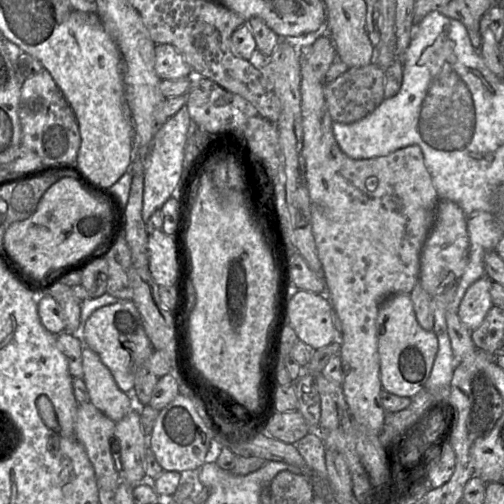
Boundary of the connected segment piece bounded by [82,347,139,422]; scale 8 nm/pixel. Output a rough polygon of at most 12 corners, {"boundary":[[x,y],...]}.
{"boundary":[[83,349],[90,403],[114,422],[139,406],[100,356]]}

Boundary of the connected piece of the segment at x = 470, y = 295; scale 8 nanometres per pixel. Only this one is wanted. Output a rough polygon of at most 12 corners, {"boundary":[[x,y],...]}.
{"boundary":[[487,276],[468,287],[458,316],[470,331],[494,305]]}

